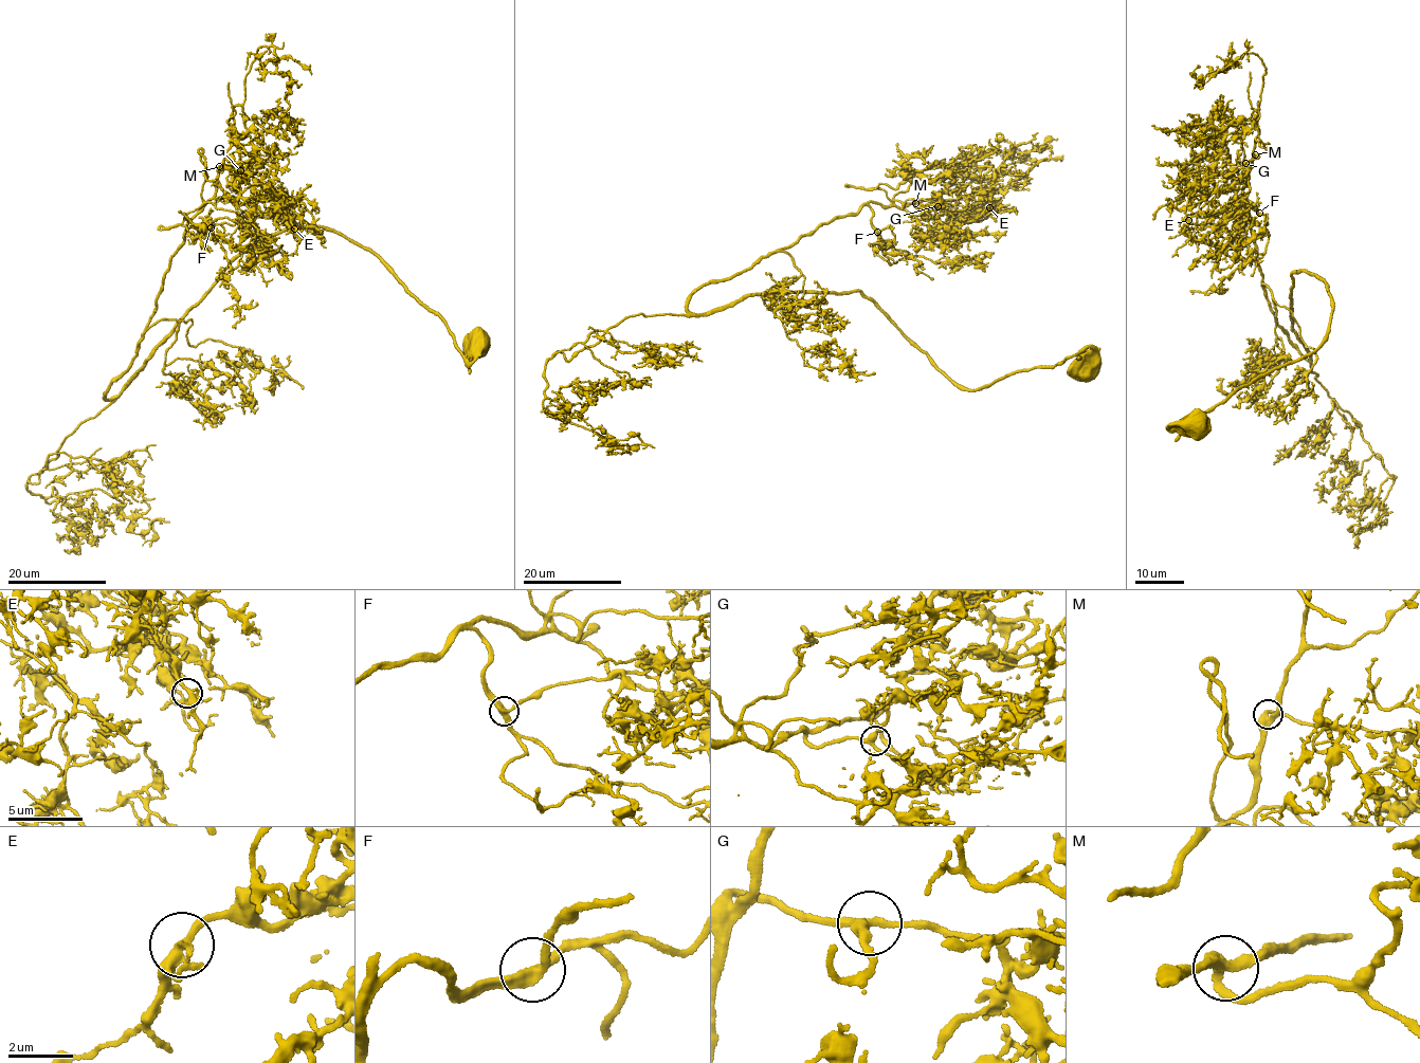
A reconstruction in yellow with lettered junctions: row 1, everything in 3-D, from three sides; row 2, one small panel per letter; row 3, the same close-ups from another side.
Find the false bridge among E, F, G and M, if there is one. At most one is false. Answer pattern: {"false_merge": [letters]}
{"false_merge": []}

